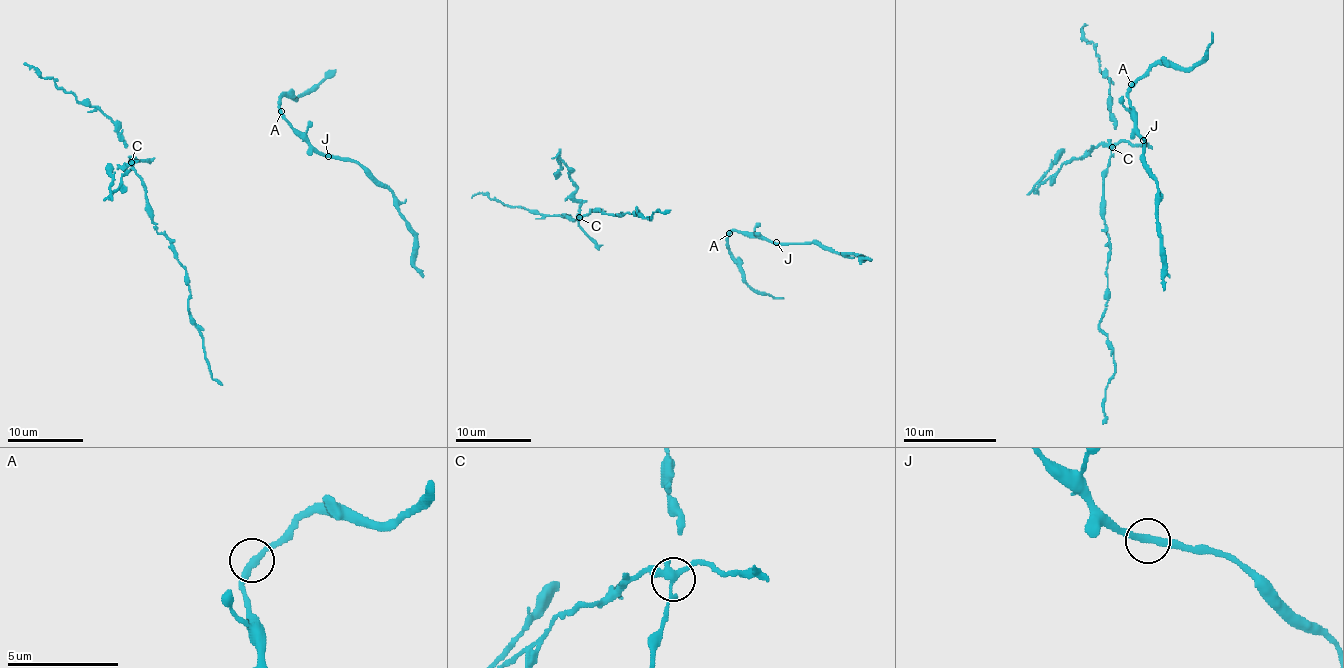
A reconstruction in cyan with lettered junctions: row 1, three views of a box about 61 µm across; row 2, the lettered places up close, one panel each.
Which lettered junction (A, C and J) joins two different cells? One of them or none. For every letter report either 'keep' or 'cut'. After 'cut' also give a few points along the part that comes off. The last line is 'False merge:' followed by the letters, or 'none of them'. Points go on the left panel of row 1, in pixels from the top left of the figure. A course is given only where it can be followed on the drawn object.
A: keep
C: cut; course (130, 162), (119, 186), (112, 190), (112, 168), (108, 164)
J: keep
False merge: C

